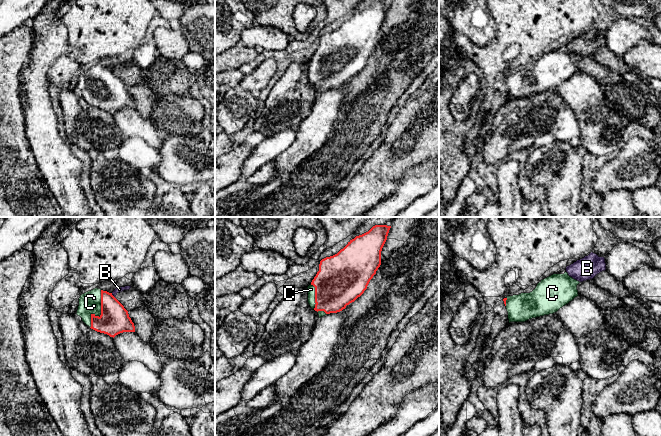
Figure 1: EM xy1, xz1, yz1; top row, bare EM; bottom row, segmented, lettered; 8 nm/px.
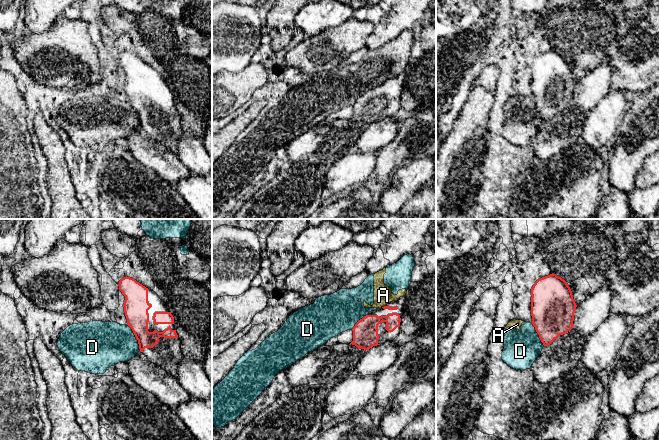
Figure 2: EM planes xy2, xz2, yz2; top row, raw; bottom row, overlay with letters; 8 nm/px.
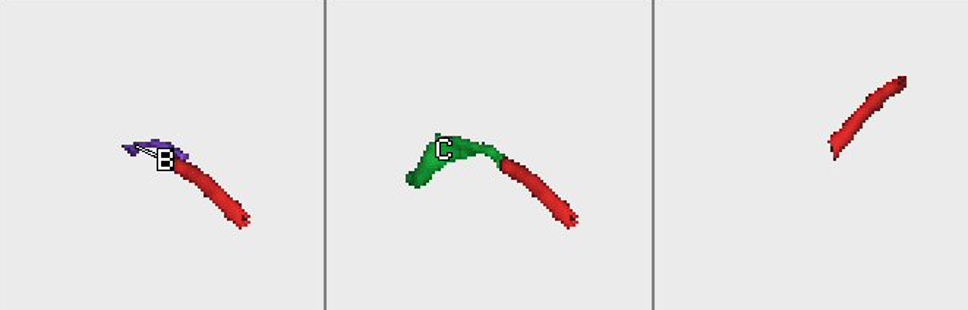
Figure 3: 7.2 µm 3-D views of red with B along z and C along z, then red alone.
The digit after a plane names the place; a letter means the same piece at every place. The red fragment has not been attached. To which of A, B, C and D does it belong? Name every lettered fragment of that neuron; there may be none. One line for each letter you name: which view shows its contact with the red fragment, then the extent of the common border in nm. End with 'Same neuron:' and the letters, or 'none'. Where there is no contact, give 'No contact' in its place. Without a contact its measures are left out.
C: Touches red in xy1. Shared border 320 nm
Same neuron: C

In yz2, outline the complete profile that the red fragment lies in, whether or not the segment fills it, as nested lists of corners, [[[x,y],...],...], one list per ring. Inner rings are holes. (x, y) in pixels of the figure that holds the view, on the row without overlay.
[[[556,50],[538,55],[531,65],[532,100],[544,122],[573,104],[576,79],[567,58]]]

